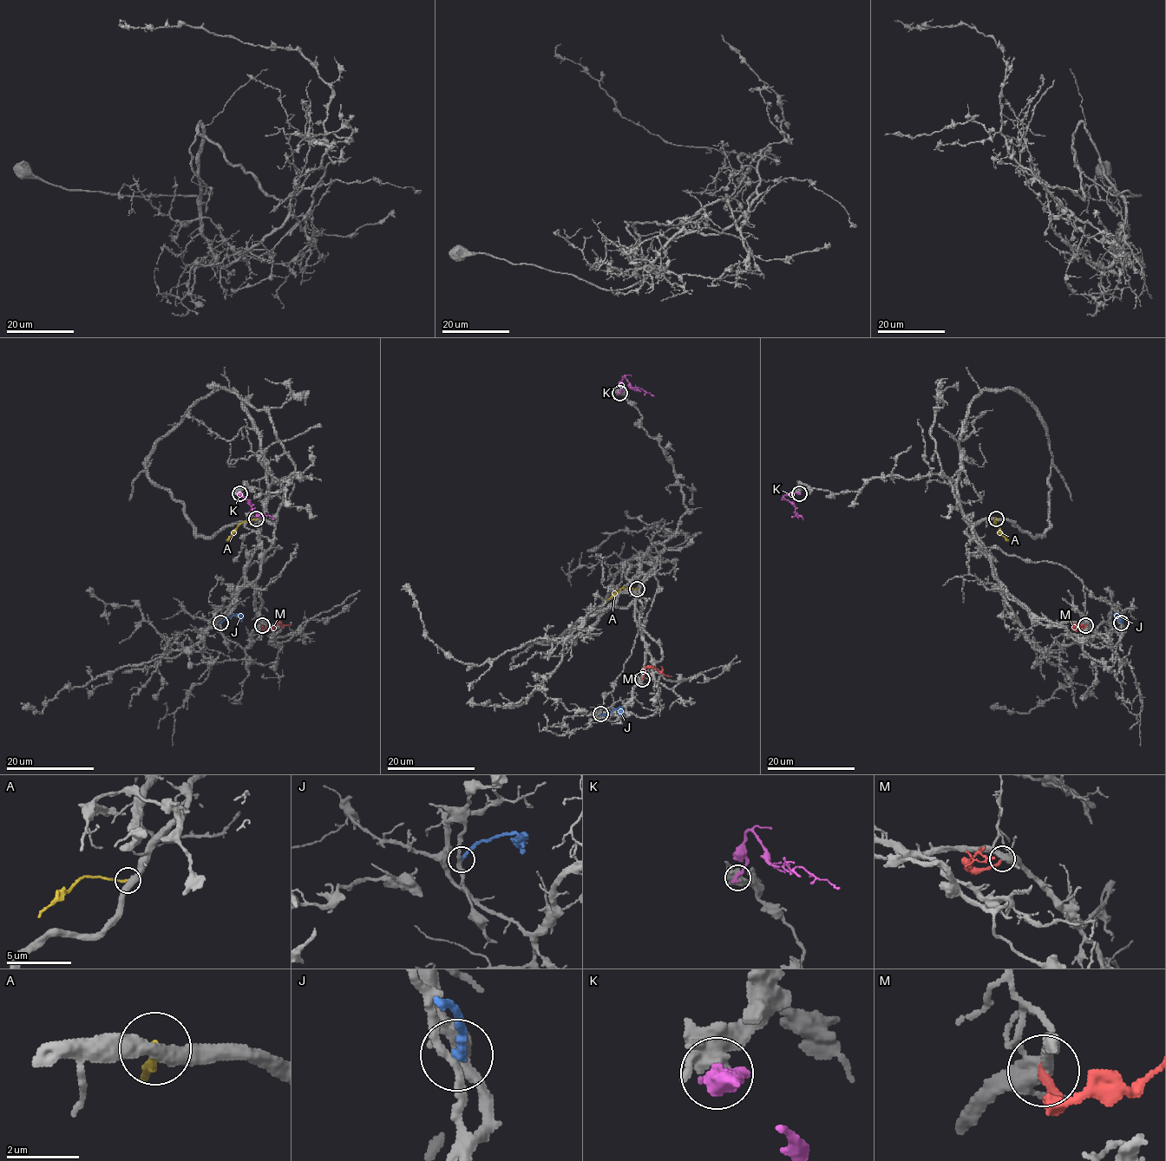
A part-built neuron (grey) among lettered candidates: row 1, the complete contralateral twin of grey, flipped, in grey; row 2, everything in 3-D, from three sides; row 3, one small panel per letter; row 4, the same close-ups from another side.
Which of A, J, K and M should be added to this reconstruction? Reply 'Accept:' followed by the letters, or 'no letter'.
Accept: no letter

